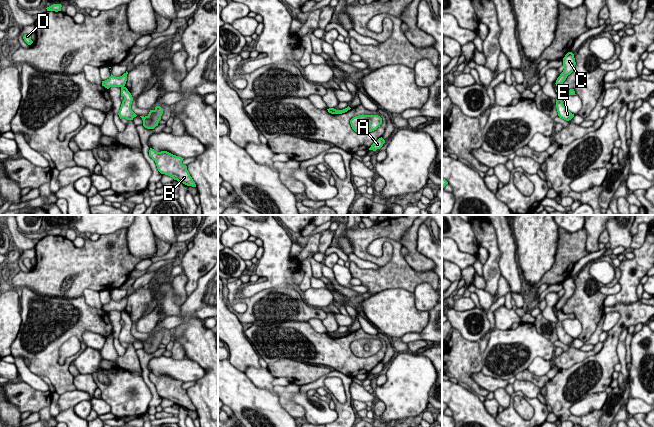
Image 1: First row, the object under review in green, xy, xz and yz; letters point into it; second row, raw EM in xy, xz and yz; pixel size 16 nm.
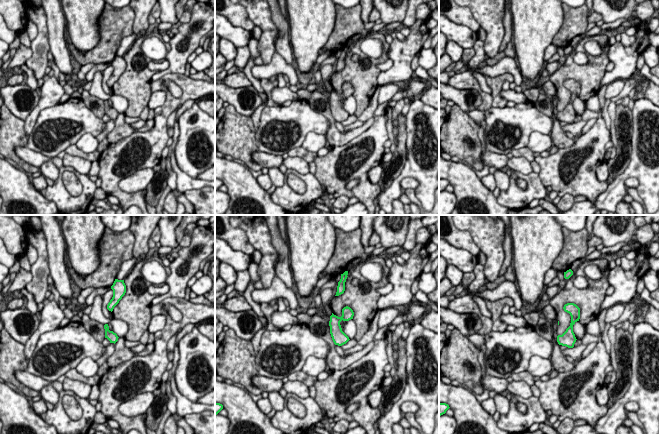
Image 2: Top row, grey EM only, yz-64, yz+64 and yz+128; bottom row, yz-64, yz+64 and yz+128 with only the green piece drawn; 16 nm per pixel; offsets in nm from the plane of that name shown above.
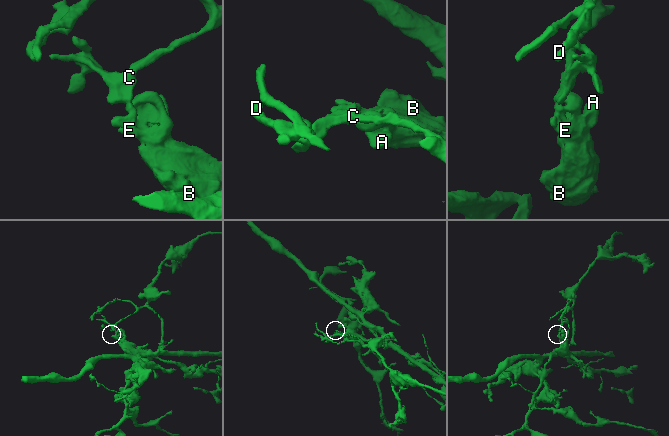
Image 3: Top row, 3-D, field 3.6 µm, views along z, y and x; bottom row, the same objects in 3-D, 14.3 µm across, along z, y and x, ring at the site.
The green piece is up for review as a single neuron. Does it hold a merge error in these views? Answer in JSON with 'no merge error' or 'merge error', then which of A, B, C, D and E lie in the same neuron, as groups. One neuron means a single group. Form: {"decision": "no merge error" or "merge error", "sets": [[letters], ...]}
{"decision": "merge error", "sets": [["A", "B", "E"], ["C", "D"]]}

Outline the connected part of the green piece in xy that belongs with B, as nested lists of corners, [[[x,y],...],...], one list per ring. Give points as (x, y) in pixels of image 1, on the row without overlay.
[[[152,372],[149,374],[149,380],[155,385],[157,393],[161,398],[168,399],[187,410],[196,411],[187,394],[187,390],[182,388],[184,382],[167,375],[157,376]]]

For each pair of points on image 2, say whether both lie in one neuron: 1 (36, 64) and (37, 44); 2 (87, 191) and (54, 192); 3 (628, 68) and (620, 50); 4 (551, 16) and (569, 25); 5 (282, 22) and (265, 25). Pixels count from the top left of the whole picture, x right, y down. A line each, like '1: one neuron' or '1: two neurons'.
1: one neuron
2: one neuron
3: one neuron
4: two neurons
5: two neurons

